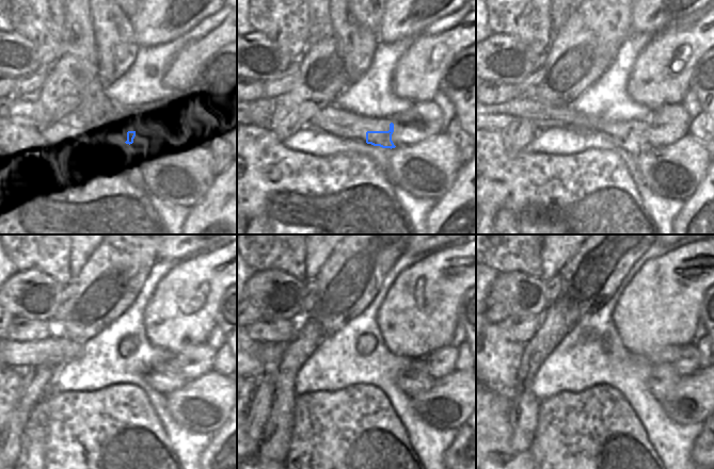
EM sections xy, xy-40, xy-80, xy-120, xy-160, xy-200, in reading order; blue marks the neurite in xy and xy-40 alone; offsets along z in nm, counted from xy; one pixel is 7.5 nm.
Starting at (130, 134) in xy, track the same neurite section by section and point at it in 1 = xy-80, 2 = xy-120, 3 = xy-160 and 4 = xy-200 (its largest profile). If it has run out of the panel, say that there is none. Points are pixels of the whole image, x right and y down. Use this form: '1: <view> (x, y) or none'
1: xy-80 (631, 136)
2: xy-120 (162, 377)
3: xy-160 (416, 382)
4: xy-200 (663, 377)

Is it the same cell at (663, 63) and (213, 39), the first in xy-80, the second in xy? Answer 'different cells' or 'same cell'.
same cell

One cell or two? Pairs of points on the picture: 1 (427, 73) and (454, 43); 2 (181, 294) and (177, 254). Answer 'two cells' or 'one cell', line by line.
1: one cell
2: two cells

